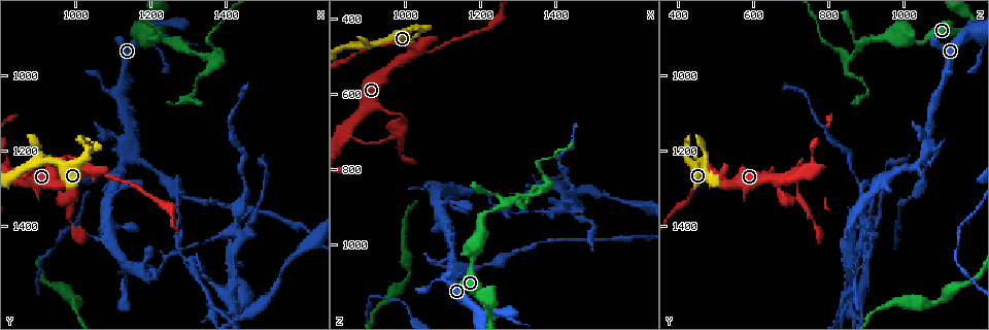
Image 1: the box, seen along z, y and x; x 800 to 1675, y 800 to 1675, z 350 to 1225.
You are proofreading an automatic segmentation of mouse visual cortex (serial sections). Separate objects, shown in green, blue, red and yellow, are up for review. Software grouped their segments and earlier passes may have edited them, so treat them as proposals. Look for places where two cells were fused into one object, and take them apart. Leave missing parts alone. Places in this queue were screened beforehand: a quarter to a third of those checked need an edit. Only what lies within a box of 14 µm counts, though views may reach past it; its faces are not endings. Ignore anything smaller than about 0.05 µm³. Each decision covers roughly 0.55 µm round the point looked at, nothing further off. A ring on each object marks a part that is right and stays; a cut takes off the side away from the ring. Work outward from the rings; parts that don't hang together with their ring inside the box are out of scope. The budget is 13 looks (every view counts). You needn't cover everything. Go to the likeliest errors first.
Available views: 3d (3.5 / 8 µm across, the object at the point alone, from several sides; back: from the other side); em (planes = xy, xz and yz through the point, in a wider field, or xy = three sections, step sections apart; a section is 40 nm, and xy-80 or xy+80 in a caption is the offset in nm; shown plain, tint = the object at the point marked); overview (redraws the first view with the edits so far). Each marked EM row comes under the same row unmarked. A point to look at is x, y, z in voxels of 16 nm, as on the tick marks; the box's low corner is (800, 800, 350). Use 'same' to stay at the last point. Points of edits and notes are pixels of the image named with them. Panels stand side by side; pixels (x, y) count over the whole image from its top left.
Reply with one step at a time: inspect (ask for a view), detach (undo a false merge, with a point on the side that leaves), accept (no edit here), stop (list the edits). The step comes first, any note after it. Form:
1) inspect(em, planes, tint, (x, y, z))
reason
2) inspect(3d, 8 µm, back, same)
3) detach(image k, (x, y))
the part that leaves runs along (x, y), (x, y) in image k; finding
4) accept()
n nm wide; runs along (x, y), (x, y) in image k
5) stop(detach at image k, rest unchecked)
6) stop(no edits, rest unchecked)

inspect(3d, 3.5 µm, back, (1030, 1210, 420))
thick turns thin

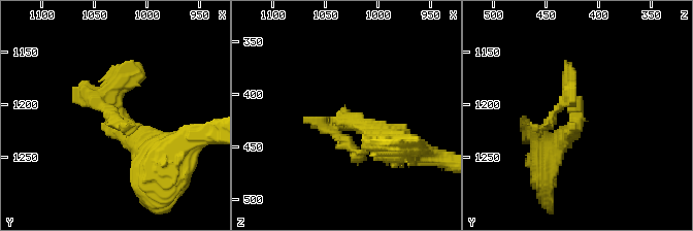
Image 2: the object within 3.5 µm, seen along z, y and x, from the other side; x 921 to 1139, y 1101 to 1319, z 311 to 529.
inspect(em, xy, step 1, tint, (1030, 1210, 422))

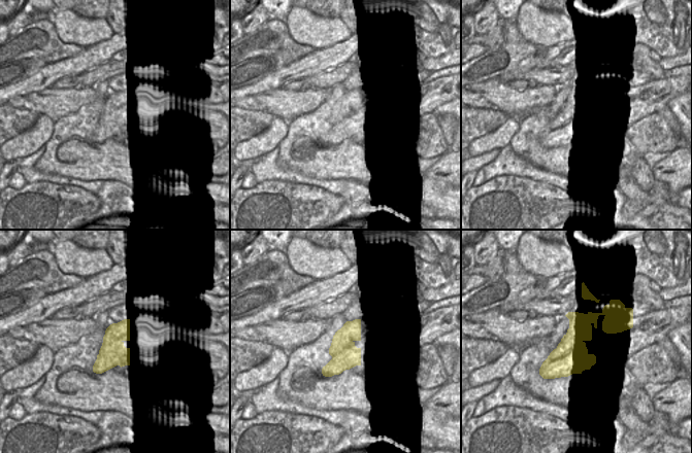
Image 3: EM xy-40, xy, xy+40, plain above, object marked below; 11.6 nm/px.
inspect(em, xy, step 5, tint, same)

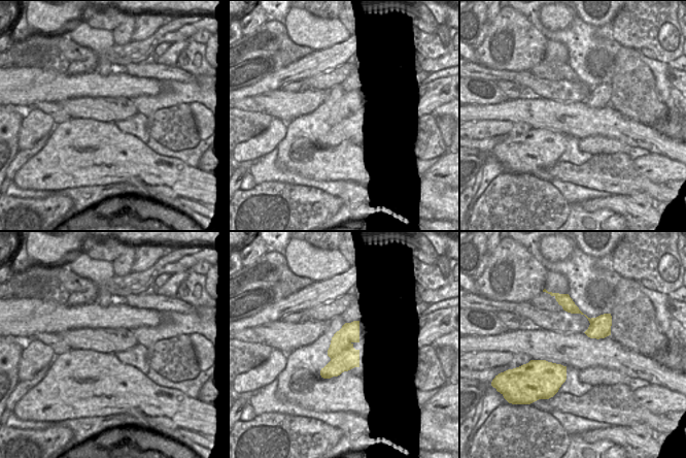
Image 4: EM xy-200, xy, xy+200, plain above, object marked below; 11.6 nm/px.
detach(image 2, (572, 79))
the part that leaves runs along (575, 111), (562, 102), (541, 124) in image 2; a second cell is stuck on

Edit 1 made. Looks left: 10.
inspect(3d, 3.5 µm, back, (940, 1255, 640))
abrupt turn

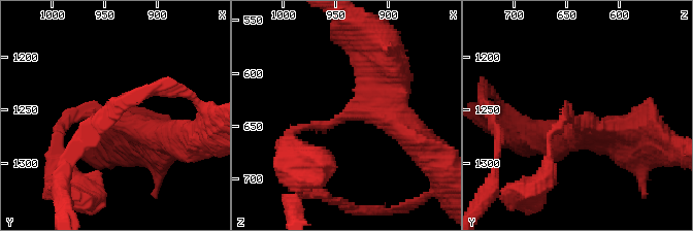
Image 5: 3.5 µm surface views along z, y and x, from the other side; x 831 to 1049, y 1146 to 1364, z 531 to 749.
inspect(em, xy, step 5, tint, (940, 1260, 644))
need the tissue

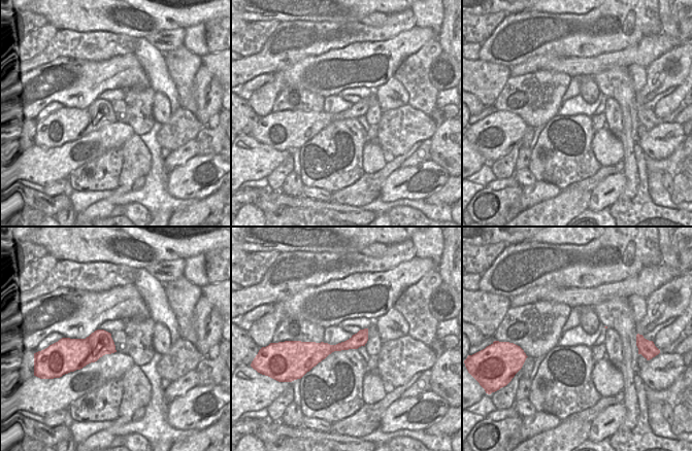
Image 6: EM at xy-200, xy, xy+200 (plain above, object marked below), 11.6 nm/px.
accept()
runs along (378, 61), (375, 98), (290, 137) in image 5; one cell here

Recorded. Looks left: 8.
inspect(3d, 3.5 µm, (1115, 1050, 1085))
branch point

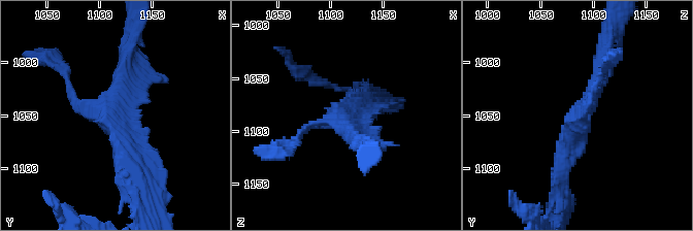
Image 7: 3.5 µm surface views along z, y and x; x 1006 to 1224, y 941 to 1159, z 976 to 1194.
inspect(em, xy, step 1, tint, (1112, 1052, 1088))

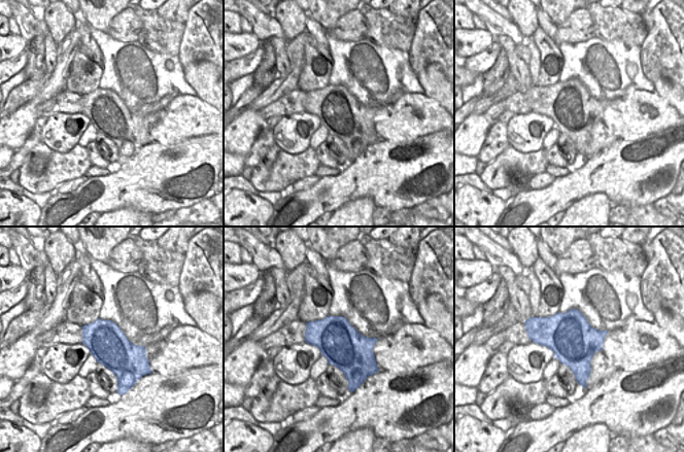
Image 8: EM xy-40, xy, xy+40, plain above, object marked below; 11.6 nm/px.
accept()
runs along (604, 56), (560, 175) in image 7; one cell here

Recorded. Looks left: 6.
inspect(3d, 3.5 µm, back, (1130, 1195, 1065))
looks like a crossing

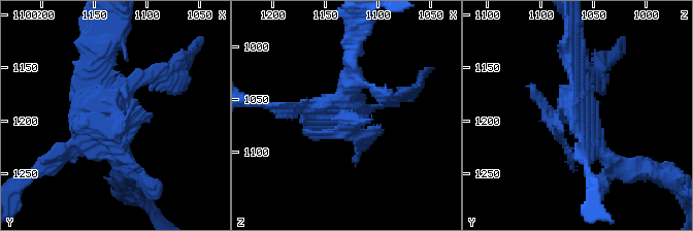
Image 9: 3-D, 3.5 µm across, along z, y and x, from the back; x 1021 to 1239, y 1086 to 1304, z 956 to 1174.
inspect(em, xy, step 3, tint, (1130, 1194, 1060))
shape alone is not enough

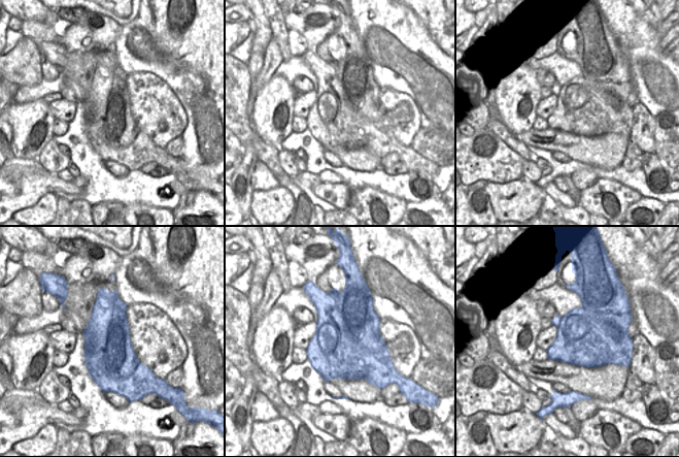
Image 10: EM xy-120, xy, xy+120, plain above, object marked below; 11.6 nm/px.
inspect(em, xy, step 5, tint, same)

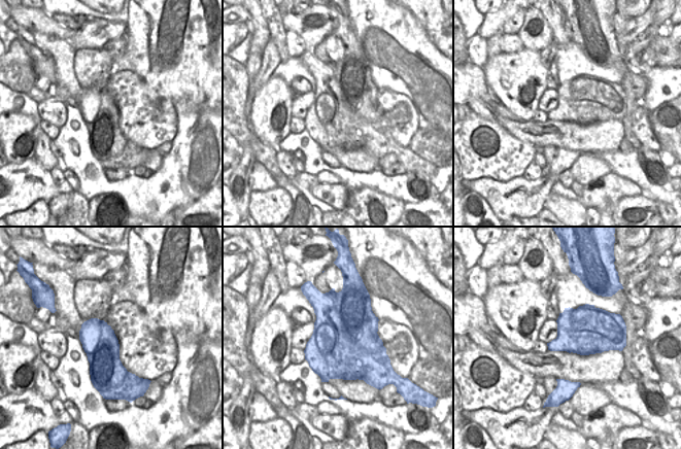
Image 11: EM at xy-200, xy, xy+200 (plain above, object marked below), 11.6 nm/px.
detach(image 9, (578, 157))
a second cell is stuck on

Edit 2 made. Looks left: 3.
inspect(overview)

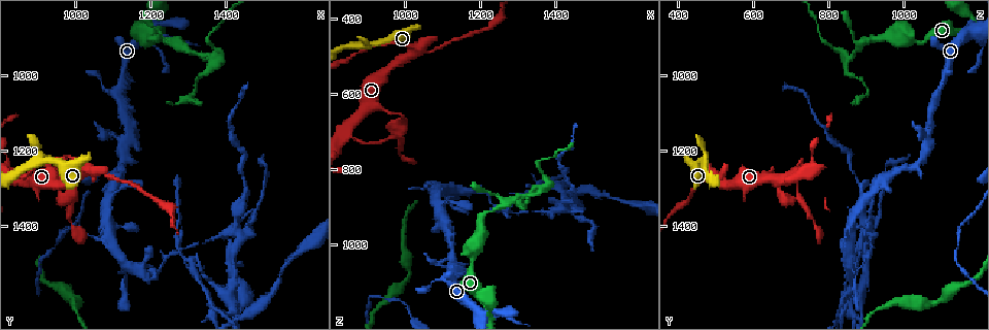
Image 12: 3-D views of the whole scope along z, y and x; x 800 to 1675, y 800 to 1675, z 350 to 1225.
inspect(3d, 3.5 µm, (905, 1225, 475))
abrupt turn

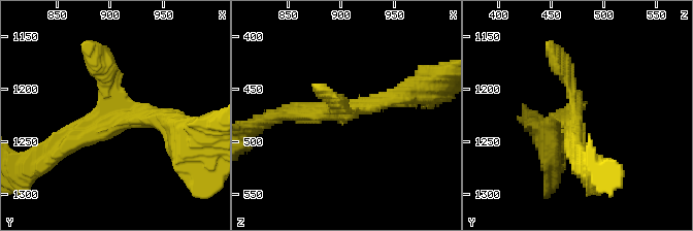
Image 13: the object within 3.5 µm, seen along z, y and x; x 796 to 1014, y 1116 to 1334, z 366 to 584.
inspect(em, xy, step 5, tint, (906, 1230, 470))

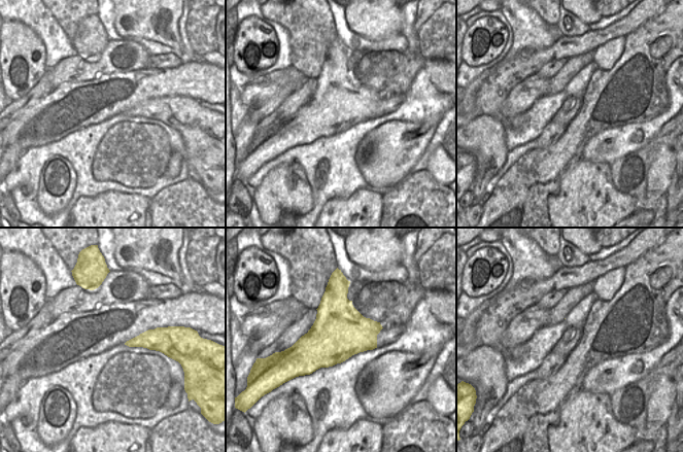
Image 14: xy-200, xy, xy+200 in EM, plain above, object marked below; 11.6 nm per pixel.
accept()
runs along (410, 90), (370, 106), (288, 113) in image 13; one cell here

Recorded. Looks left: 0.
stop(detach at image 2, detach at image 9, rest unchecked)

